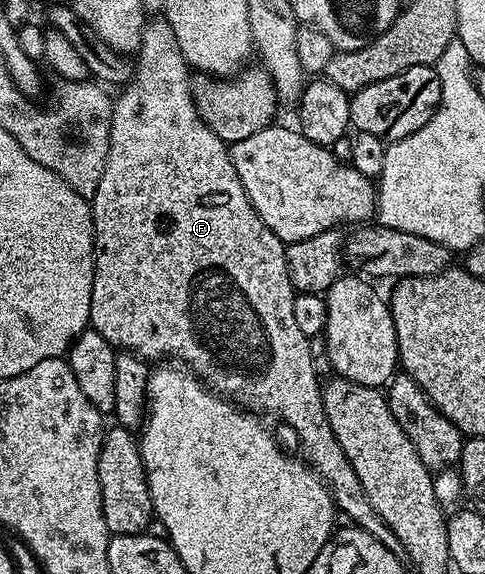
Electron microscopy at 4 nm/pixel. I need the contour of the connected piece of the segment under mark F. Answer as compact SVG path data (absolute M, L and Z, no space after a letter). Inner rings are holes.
M157 16L157 18L148 19L144 26L142 39L140 40L140 48L135 55L135 67L132 71L131 79L120 89L121 94L114 99L111 116L111 136L109 137L109 155L107 156L107 164L103 168L103 176L99 180L99 188L95 192L95 196L91 200L91 209L93 211L93 287L91 288L91 312L89 313L89 326L95 332L99 332L99 336L103 336L103 340L107 340L115 348L120 348L122 351L130 354L137 354L140 358L146 360L154 360L153 358L161 358L157 360L176 360L182 367L188 368L192 374L201 379L202 383L208 389L212 390L214 394L226 399L232 400L236 405L240 406L242 410L250 412L256 412L258 415L266 416L270 414L273 418L278 418L281 422L286 422L291 429L297 433L297 442L301 445L301 451L299 451L300 457L304 461L308 462L309 467L318 474L325 481L325 486L329 490L330 496L333 498L333 505L337 507L338 511L342 515L345 514L350 518L352 525L358 530L367 532L371 536L375 536L375 540L379 540L379 544L383 544L390 550L396 558L405 558L405 549L403 544L399 544L399 536L395 536L395 532L391 532L391 528L387 528L387 524L383 524L383 516L379 516L379 512L375 512L374 506L371 505L371 500L367 500L367 492L363 492L363 484L359 484L359 476L355 476L355 468L351 468L351 460L347 460L347 456L343 456L343 448L339 448L339 440L335 440L335 432L331 432L331 424L327 424L327 412L323 408L323 400L321 395L323 393L322 383L317 383L317 370L313 367L313 350L311 347L311 340L307 336L303 336L303 332L298 327L295 320L295 304L293 303L293 295L295 293L293 285L291 284L291 276L287 272L287 256L285 255L286 243L279 240L279 236L275 236L275 232L271 232L271 228L267 228L267 224L263 224L263 220L259 220L259 216L255 212L255 208L251 204L251 200L247 196L247 192L243 188L243 184L239 180L239 176L235 172L235 164L231 164L231 156L229 155L229 146L219 136L215 136L215 132L211 132L207 128L205 122L198 114L198 110L195 108L193 97L190 92L190 77L191 68L186 61L185 57L179 50L179 42L175 37L175 32L172 31L171 26L164 17Z

